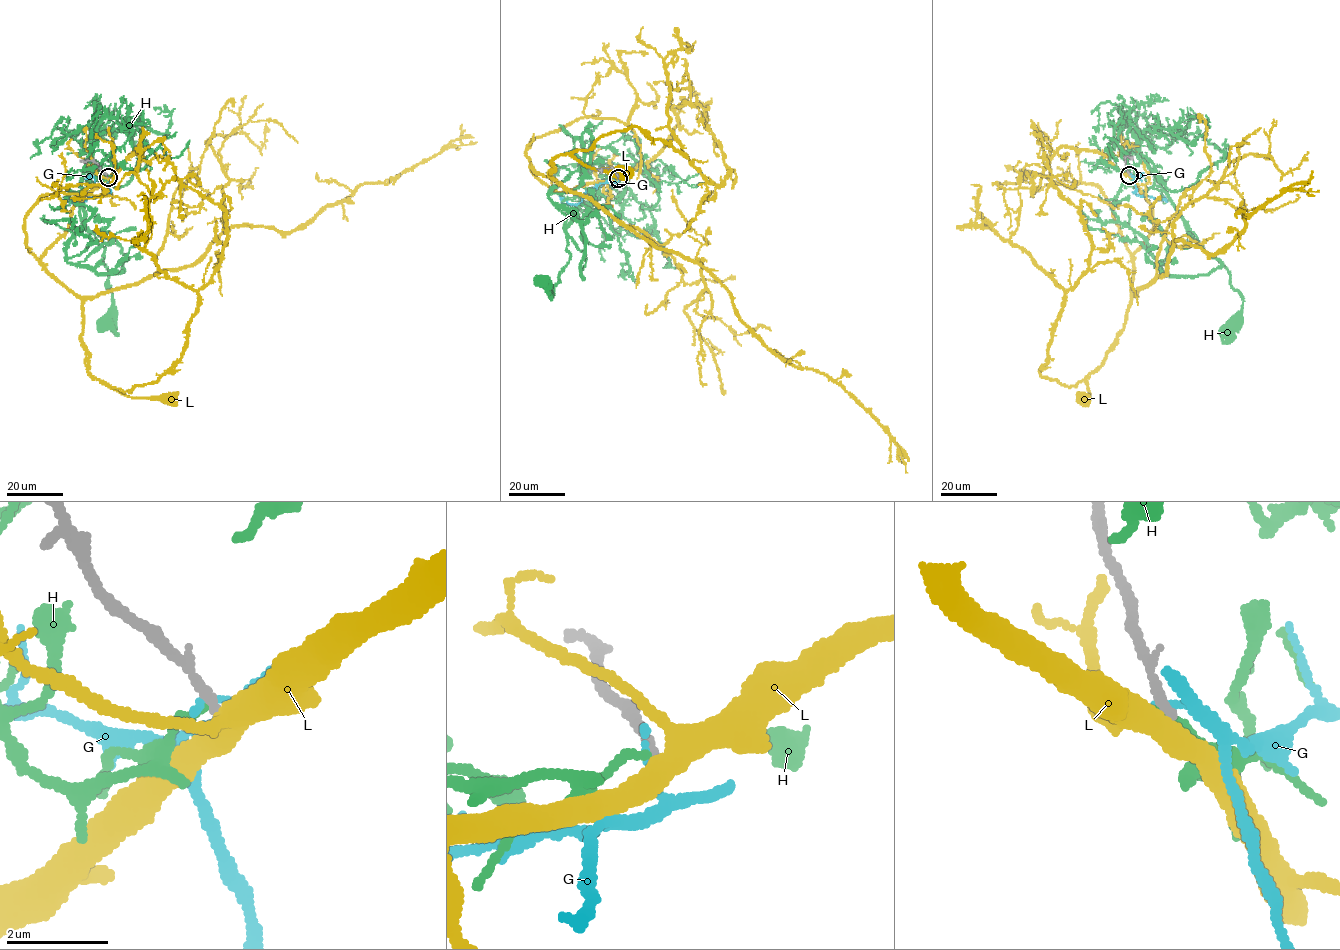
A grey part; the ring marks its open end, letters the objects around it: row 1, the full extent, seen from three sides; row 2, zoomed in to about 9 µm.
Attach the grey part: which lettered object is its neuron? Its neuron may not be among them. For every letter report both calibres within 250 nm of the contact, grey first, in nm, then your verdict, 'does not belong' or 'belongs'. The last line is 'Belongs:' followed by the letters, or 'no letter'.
G: calibres 200 and 120 nm; does not belong
H: calibres 200 and 150 nm; does not belong
L: calibres 200 and 400 nm; does not belong
Belongs: no letter

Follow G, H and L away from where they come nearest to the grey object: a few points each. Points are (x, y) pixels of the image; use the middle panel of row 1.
G: (618, 177), (614, 185), (602, 182), (589, 189), (581, 202), (563, 203), (560, 194)
H: (618, 177), (607, 176), (607, 182), (583, 196), (564, 228), (570, 258), (559, 273), (553, 296), (543, 282)
L: (618, 177), (558, 192), (530, 167), (557, 182), (549, 175), (551, 163), (572, 154), (587, 167), (622, 173)

